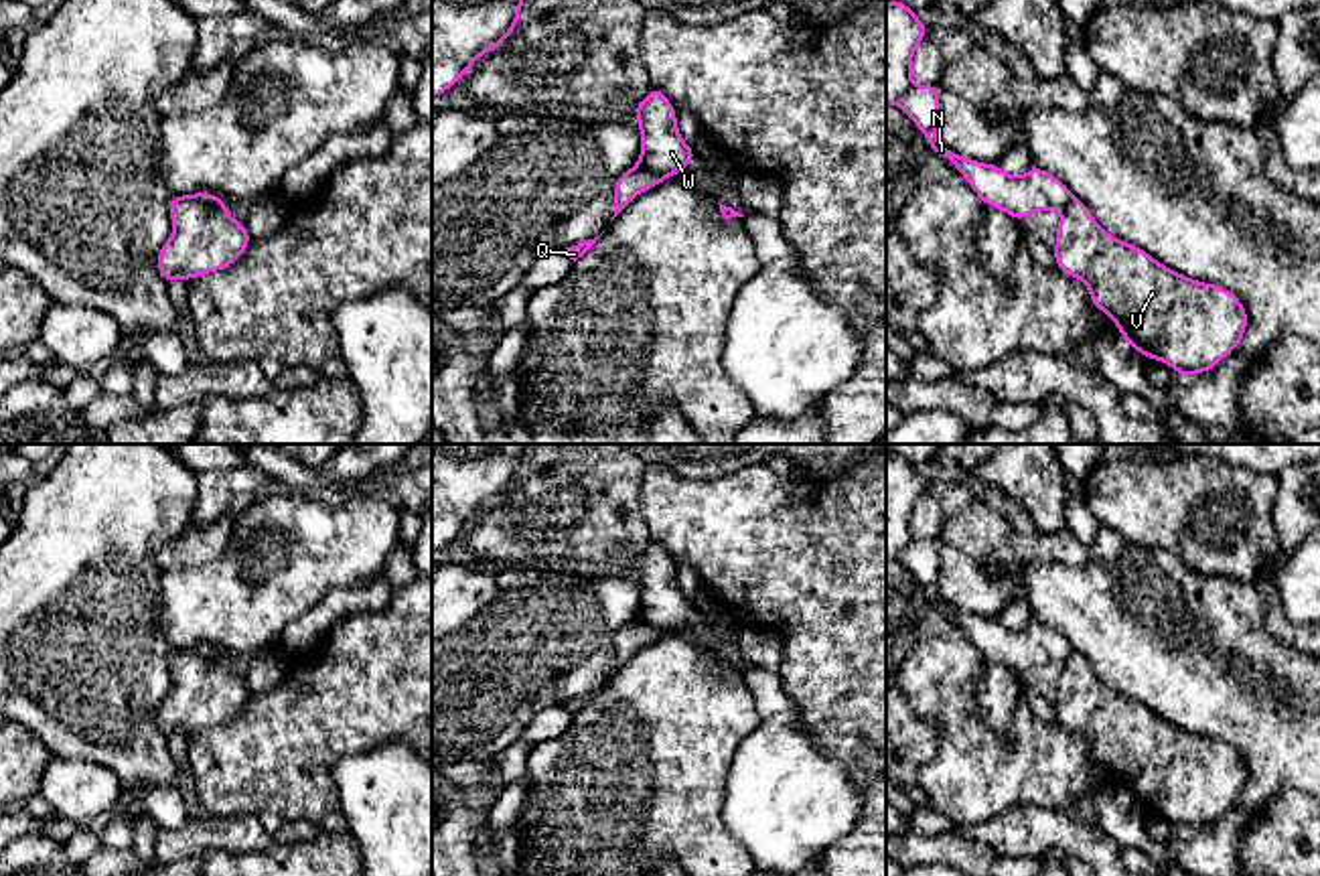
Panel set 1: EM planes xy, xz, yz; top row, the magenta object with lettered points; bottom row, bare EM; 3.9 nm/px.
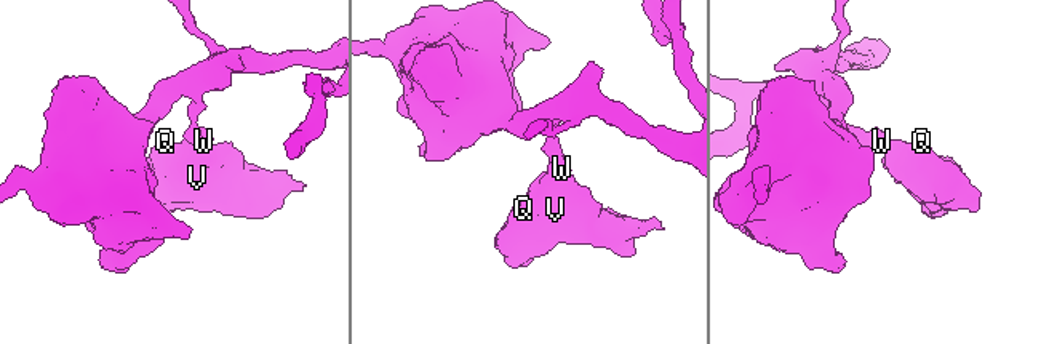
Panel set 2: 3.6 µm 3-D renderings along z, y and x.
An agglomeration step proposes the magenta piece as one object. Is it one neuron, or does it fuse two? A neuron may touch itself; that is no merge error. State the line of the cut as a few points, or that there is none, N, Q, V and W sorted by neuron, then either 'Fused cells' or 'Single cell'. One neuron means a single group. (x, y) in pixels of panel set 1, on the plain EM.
Split along xy (191, 649), (224, 660). Groups: N W / Q V. Fused cells

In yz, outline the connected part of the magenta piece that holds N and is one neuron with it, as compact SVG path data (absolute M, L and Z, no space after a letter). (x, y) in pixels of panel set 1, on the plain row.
M886 456L886 556L898 560L914 576L931 606L947 612L983 659L1002 663L1018 675L1036 665L1062 663L1073 649L1062 635L1036 618L1022 631L1010 631L998 618L959 610L937 592L941 541L914 539L910 533L912 509L927 487L910 460Z

